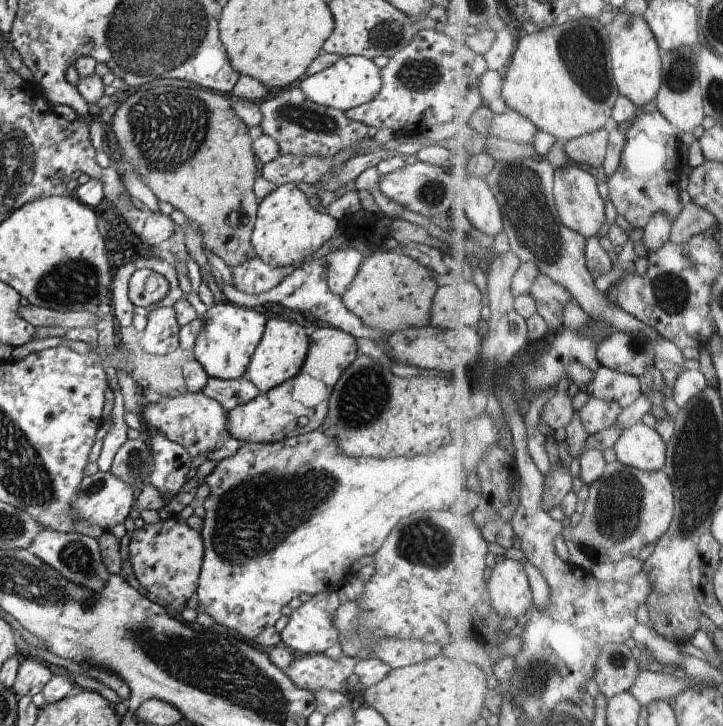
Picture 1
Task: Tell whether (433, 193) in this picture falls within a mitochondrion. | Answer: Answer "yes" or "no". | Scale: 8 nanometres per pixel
yes

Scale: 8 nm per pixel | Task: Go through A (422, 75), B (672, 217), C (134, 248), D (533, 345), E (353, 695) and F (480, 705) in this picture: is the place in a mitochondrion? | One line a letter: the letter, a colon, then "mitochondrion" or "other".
A: mitochondrion
B: other
C: other
D: other
E: other
F: other

